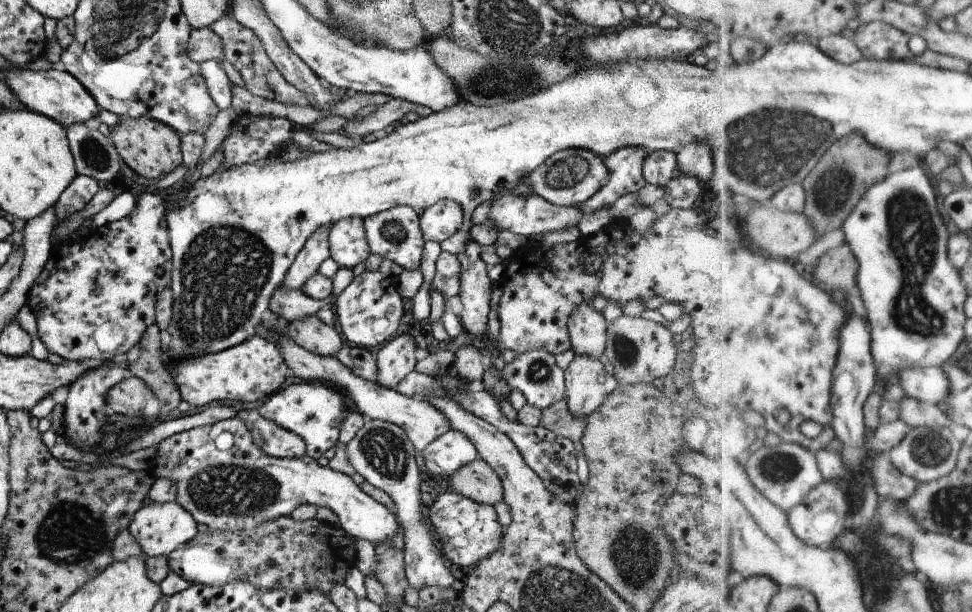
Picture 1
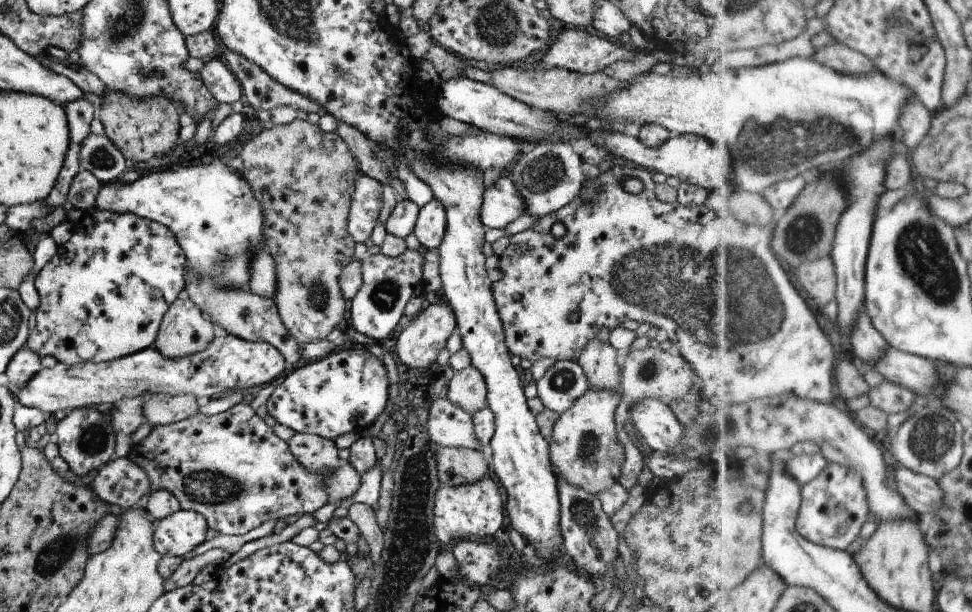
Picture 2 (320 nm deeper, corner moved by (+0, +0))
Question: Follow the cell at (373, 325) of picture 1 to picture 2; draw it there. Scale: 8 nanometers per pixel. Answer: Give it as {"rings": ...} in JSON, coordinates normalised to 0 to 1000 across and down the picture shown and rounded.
{"rings":[[[438,405],[417,407],[413,415],[400,422],[394,413],[376,418],[370,426],[372,462],[359,500],[359,529],[367,542],[376,546],[388,560],[406,538],[416,513],[416,500],[423,487],[427,467],[434,458],[434,431]]]}

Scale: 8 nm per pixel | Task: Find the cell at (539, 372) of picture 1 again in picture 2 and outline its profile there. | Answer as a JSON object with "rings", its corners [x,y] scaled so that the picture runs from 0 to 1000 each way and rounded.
{"rings":[[[584,588],[569,593],[550,629],[551,647],[560,667],[574,678],[580,675],[606,634],[595,592]]]}

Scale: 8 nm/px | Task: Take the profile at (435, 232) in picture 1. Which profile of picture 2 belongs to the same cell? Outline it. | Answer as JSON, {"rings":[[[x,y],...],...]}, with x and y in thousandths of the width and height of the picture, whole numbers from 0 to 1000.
{"rings":[[[443,325],[430,343],[425,382],[433,404],[449,407],[457,384],[458,345],[451,327]]]}

